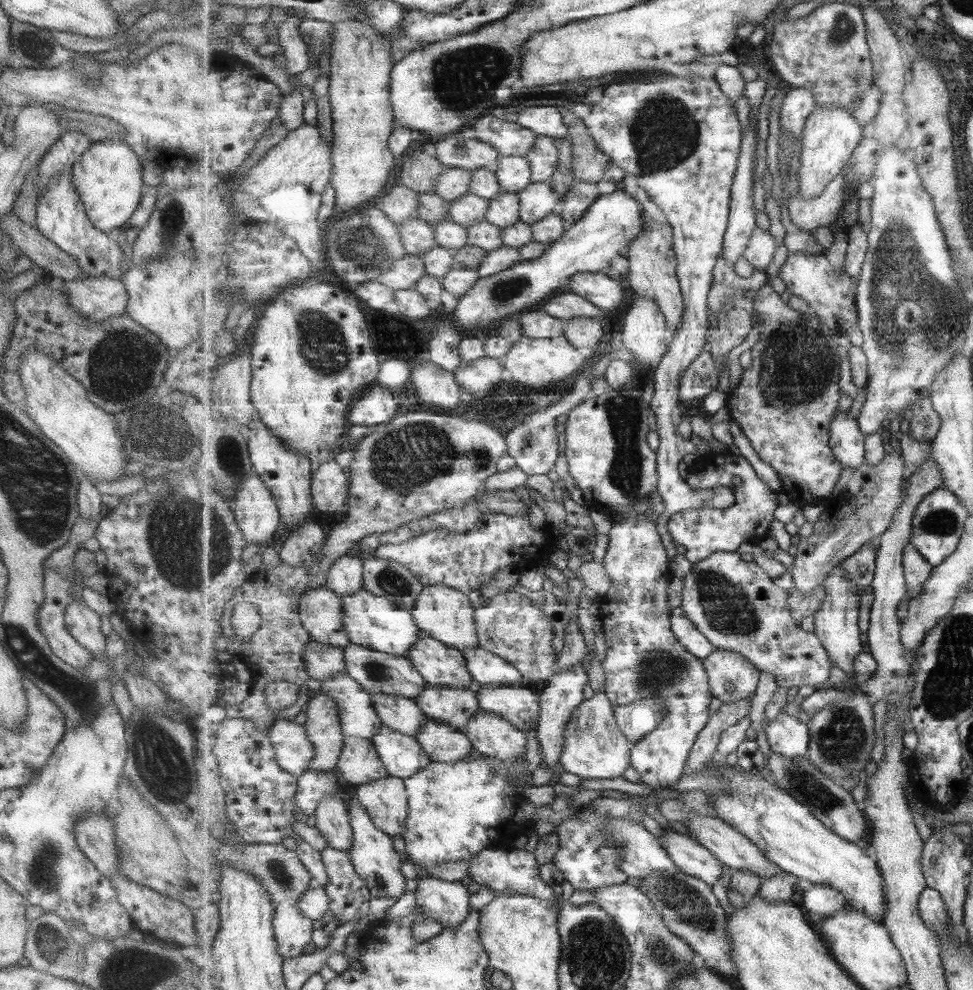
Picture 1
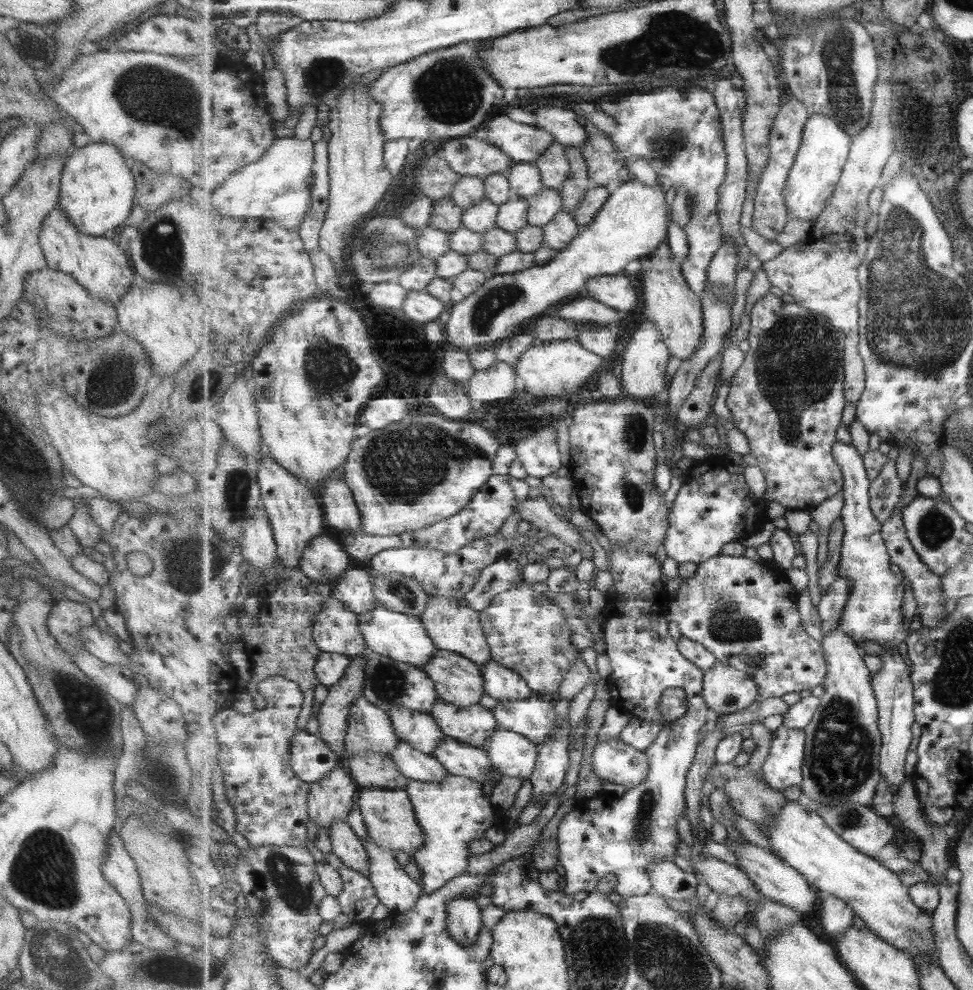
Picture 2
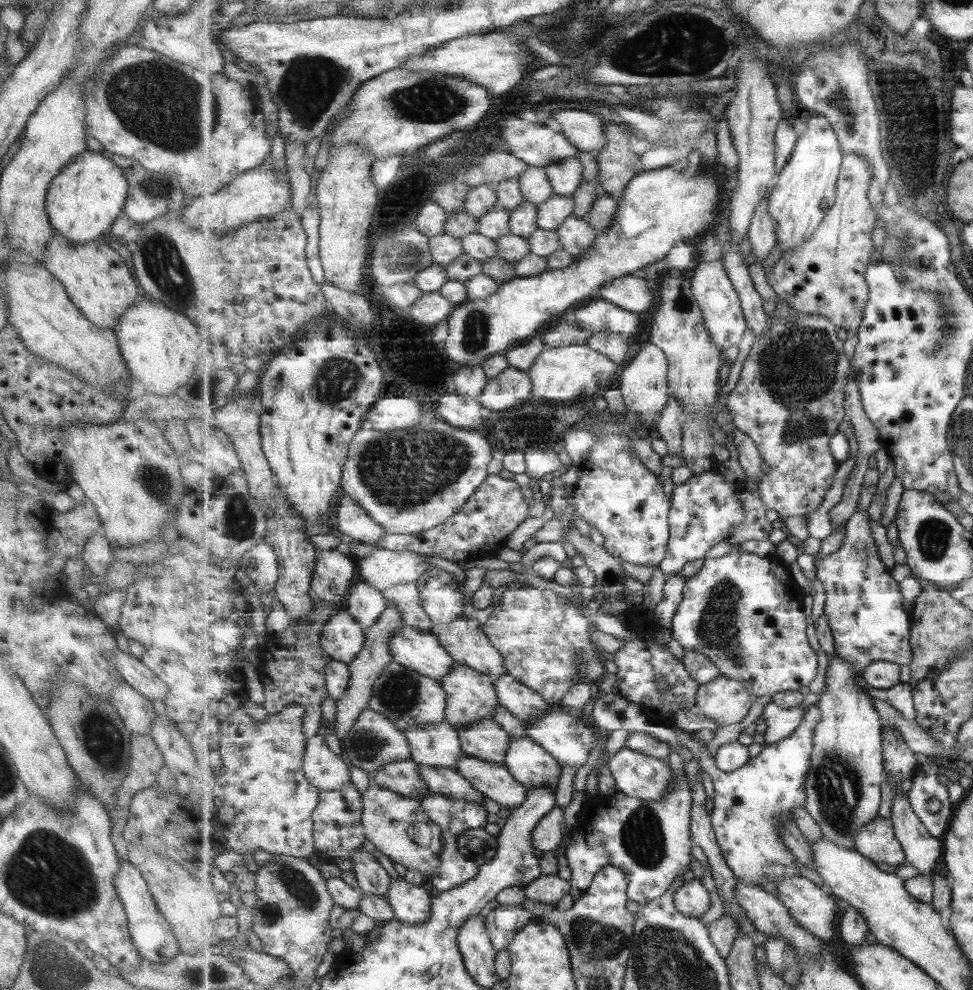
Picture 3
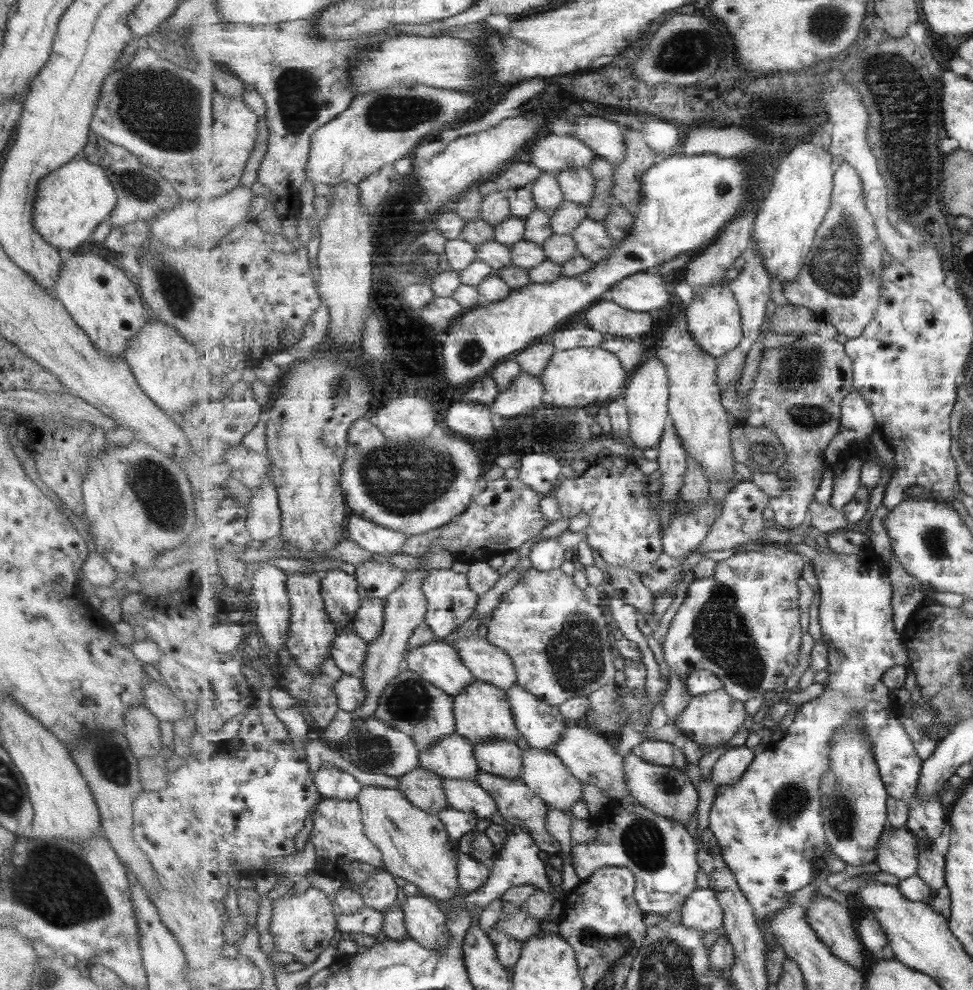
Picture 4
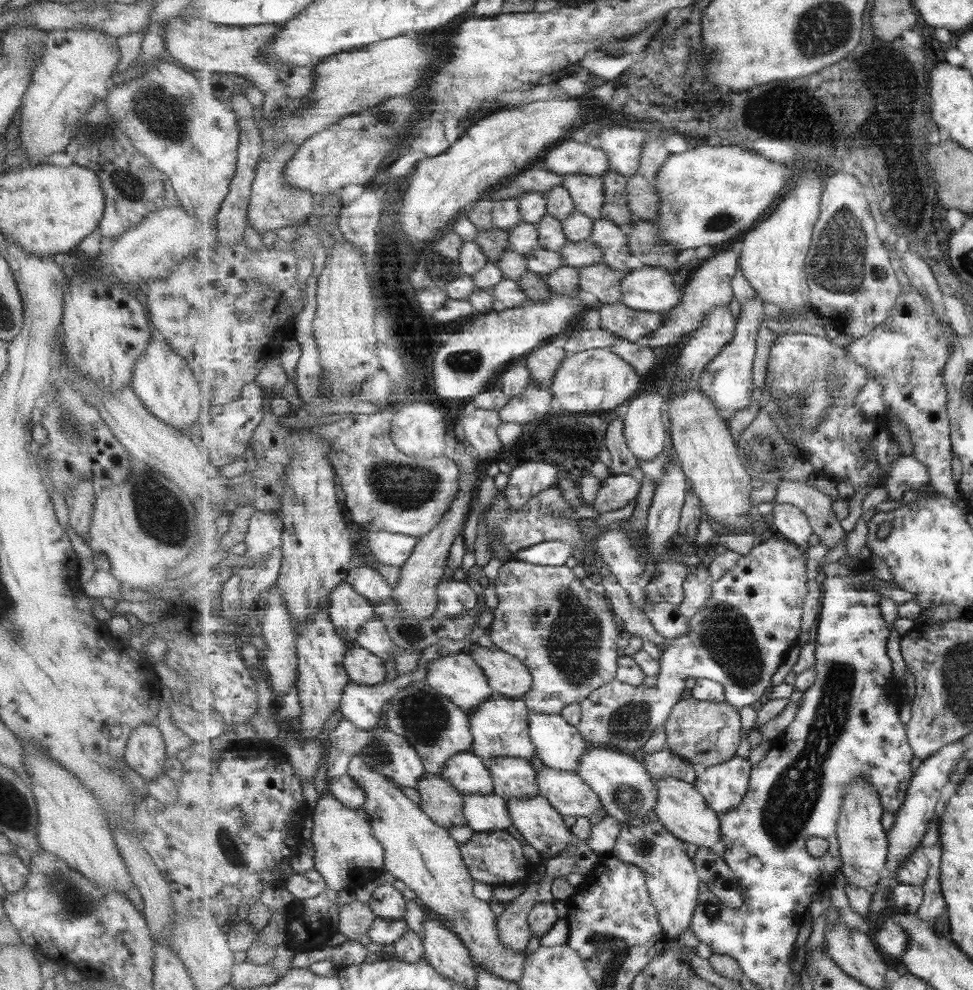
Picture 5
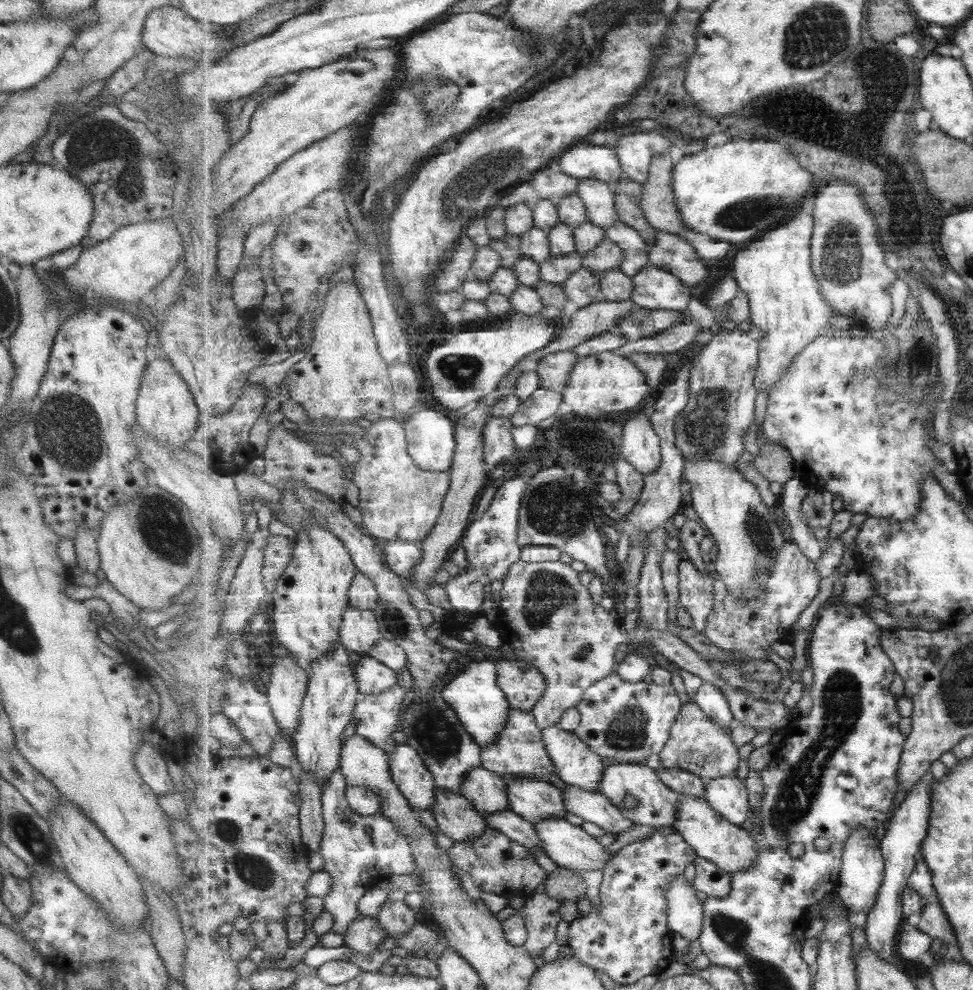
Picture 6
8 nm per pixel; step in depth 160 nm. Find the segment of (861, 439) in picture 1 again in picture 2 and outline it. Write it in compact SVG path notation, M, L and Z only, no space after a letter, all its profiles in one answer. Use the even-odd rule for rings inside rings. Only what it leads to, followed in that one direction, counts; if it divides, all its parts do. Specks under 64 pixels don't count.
M835 443L834 456L844 472L844 506L840 516L843 517L846 533L842 546L842 559L838 564L838 576L847 577L852 583L847 606L843 610L840 628L855 643L873 640L882 648L897 647L906 643L908 626L901 610L905 598L905 586L902 580L891 572L890 554L885 540L881 538L881 521L877 520L870 504L870 478L863 464L863 457L857 448L845 443Z

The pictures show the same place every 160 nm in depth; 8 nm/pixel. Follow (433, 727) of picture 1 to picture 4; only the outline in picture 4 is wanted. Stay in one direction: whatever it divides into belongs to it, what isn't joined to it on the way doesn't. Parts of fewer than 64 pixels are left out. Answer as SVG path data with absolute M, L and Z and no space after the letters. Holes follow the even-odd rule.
M480 771L477 782L487 792L492 794L492 797L499 805L500 814L510 824L513 826L522 826L522 828L526 828L531 833L533 840L539 845L544 856L559 855L559 852L561 852L561 843L555 837L552 837L552 834L547 830L548 814L551 808L523 780L509 780L508 778L501 778L488 772Z

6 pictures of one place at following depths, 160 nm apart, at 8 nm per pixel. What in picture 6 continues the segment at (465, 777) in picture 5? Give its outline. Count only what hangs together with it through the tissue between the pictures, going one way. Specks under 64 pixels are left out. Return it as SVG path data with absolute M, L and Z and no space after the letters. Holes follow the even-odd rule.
M484 766L466 774L461 794L472 800L476 809L485 817L510 809L508 779Z

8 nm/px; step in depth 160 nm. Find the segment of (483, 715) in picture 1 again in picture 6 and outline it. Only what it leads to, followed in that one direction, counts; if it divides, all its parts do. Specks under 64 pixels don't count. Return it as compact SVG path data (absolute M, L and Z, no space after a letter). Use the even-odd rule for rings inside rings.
M572 784L566 785L567 790L562 793L569 814L576 814L584 820L593 822L614 836L633 828L634 822L625 818L621 810L603 793L585 790Z

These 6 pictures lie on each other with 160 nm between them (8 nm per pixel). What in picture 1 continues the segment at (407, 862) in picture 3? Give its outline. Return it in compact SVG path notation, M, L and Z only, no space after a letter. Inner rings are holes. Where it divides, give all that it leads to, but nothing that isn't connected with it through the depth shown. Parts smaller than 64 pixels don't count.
M388 776L365 783L356 790L358 799L367 809L377 828L395 838L408 832L409 801L404 779Z

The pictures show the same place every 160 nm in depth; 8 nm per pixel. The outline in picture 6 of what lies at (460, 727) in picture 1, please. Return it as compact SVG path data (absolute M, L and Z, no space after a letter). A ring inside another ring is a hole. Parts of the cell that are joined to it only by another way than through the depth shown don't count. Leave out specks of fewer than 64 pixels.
M511 778L508 793L510 809L533 824L568 814L564 794L549 781Z

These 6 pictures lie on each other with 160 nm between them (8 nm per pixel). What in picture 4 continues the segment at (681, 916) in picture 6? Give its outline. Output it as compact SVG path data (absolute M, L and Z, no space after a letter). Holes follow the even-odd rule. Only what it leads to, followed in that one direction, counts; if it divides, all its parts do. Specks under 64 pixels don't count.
M611 803L601 815L591 817L589 822L597 829L598 840L592 843L583 843L573 848L573 867L580 881L585 881L599 868L627 867L637 877L635 896L640 907L645 912L655 912L662 917L669 916L668 912L683 910L693 892L697 891L697 874L702 870L698 860L699 842L695 840L685 824L676 820L655 814L641 804L629 807Z

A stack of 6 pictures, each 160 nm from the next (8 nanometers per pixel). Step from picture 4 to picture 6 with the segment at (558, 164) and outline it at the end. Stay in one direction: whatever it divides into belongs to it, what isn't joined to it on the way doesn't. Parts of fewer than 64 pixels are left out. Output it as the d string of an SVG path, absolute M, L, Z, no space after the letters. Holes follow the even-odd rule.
M586 142L571 148L557 162L563 173L581 180L593 178L617 184L625 177L612 144L595 146Z

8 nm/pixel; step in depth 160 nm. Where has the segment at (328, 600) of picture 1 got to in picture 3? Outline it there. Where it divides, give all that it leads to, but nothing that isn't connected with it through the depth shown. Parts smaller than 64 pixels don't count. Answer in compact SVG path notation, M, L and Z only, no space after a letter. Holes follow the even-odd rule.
M347 610L336 613L325 626L321 644L335 661L351 665L365 649L367 630L348 614Z

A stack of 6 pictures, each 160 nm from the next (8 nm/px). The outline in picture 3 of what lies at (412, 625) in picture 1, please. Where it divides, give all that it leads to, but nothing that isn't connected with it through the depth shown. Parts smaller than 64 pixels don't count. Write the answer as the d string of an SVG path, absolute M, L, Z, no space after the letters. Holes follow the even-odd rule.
M401 625L391 641L394 661L439 682L455 667L452 654L432 633L423 633L408 625Z

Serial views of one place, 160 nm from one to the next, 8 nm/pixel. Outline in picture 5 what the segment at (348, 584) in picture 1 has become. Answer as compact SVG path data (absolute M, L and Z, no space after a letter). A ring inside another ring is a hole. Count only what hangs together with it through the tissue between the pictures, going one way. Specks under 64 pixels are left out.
M376 614L371 621L359 629L359 637L356 641L360 647L382 658L384 662L395 655L395 642L383 625L383 618Z

